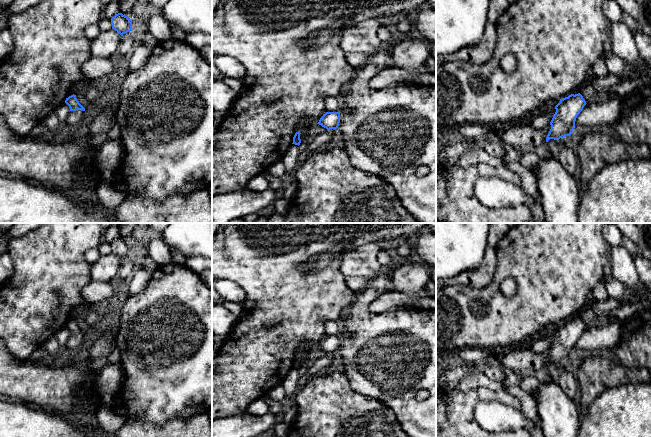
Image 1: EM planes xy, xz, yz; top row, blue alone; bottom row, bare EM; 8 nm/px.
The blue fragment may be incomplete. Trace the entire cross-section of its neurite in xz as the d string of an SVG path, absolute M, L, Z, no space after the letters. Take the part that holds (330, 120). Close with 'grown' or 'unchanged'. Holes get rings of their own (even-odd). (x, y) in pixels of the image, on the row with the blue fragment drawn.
M326 112L319 120L317 124L330 129L337 129L340 123L340 113L339 112Z; unchanged

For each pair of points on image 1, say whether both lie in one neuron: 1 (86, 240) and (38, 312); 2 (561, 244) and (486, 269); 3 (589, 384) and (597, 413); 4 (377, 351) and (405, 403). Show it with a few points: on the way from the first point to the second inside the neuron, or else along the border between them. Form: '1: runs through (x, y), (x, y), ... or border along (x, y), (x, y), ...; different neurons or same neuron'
1: runs through (68, 258), (48, 278), (40, 294); same neuron
2: border along (495, 248), (496, 271), (492, 280), (485, 287); different neurons
3: border along (613, 387), (604, 390), (592, 402), (584, 416); different neurons
4: runs through (390, 364), (394, 372), (397, 390); same neuron

